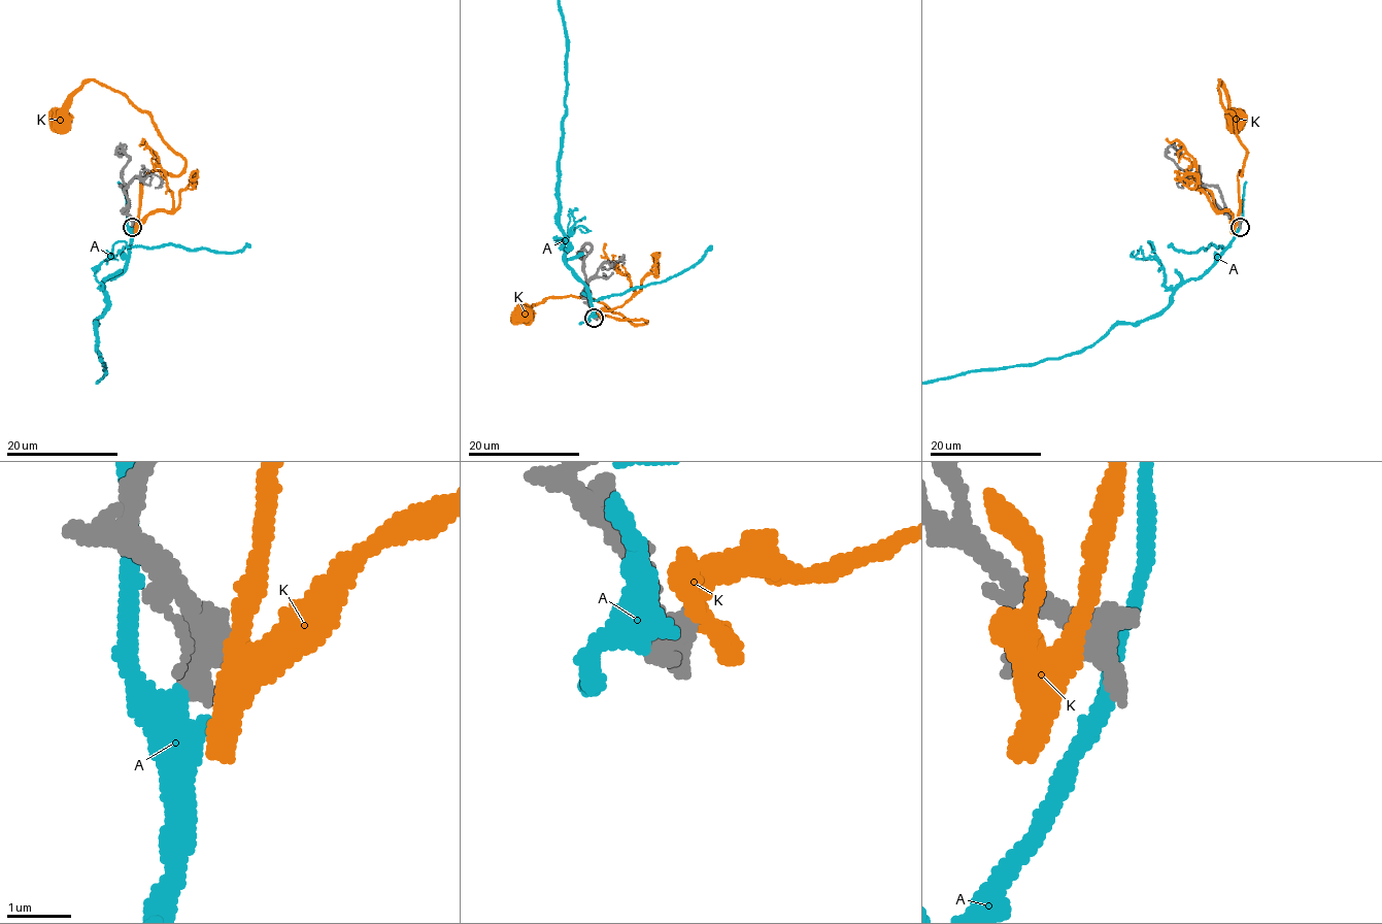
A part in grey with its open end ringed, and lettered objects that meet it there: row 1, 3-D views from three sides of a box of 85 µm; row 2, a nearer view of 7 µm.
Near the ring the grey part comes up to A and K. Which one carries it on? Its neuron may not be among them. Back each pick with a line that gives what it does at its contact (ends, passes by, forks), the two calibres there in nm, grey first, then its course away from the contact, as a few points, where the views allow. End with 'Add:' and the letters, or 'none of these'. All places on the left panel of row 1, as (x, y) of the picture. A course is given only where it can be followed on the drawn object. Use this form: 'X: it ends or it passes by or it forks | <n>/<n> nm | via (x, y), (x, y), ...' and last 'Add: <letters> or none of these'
A: it passes by | 400/280 nm
Add: A

